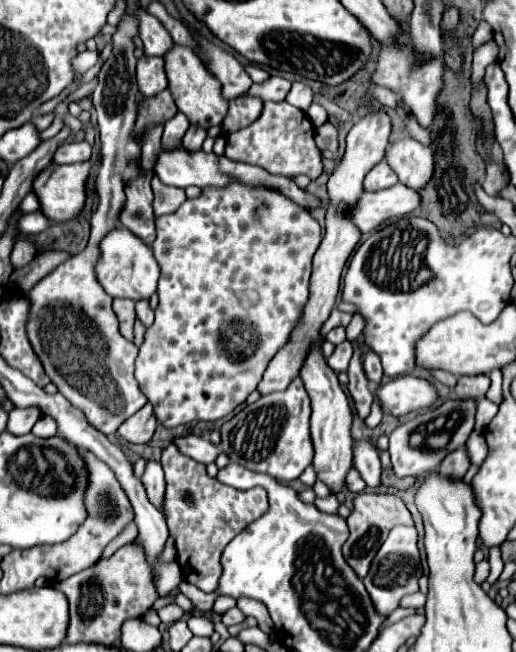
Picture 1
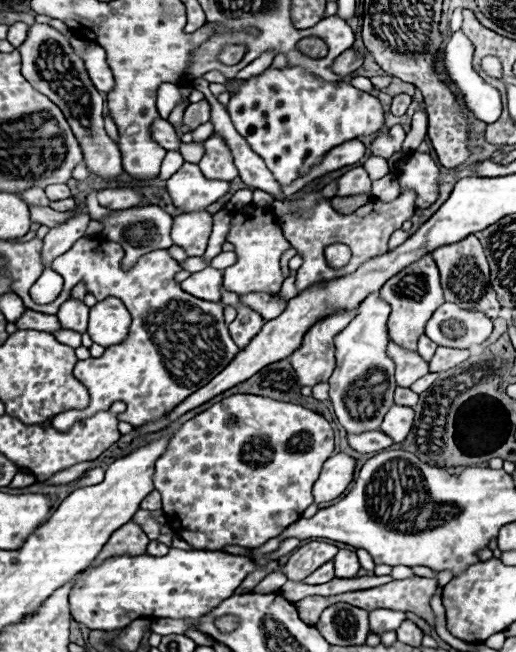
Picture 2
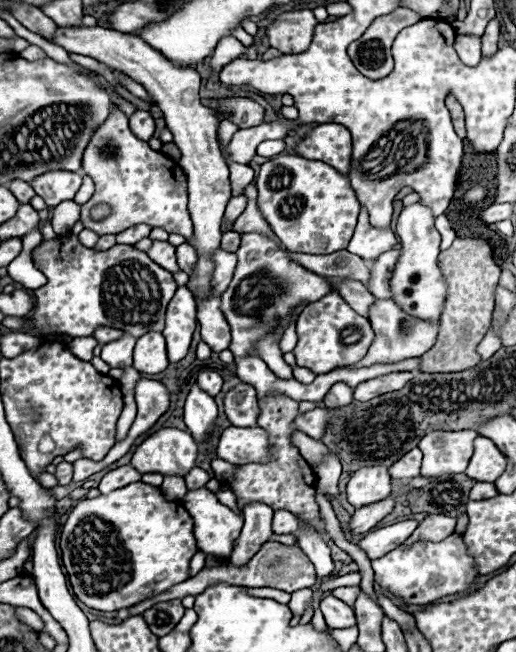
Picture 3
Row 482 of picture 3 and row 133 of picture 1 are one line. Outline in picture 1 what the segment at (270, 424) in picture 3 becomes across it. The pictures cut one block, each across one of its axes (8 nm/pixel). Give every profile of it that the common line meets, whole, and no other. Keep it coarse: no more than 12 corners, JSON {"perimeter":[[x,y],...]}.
{"perimeter":[[264,102],[228,134],[224,156],[290,178],[322,174],[314,124]]}

